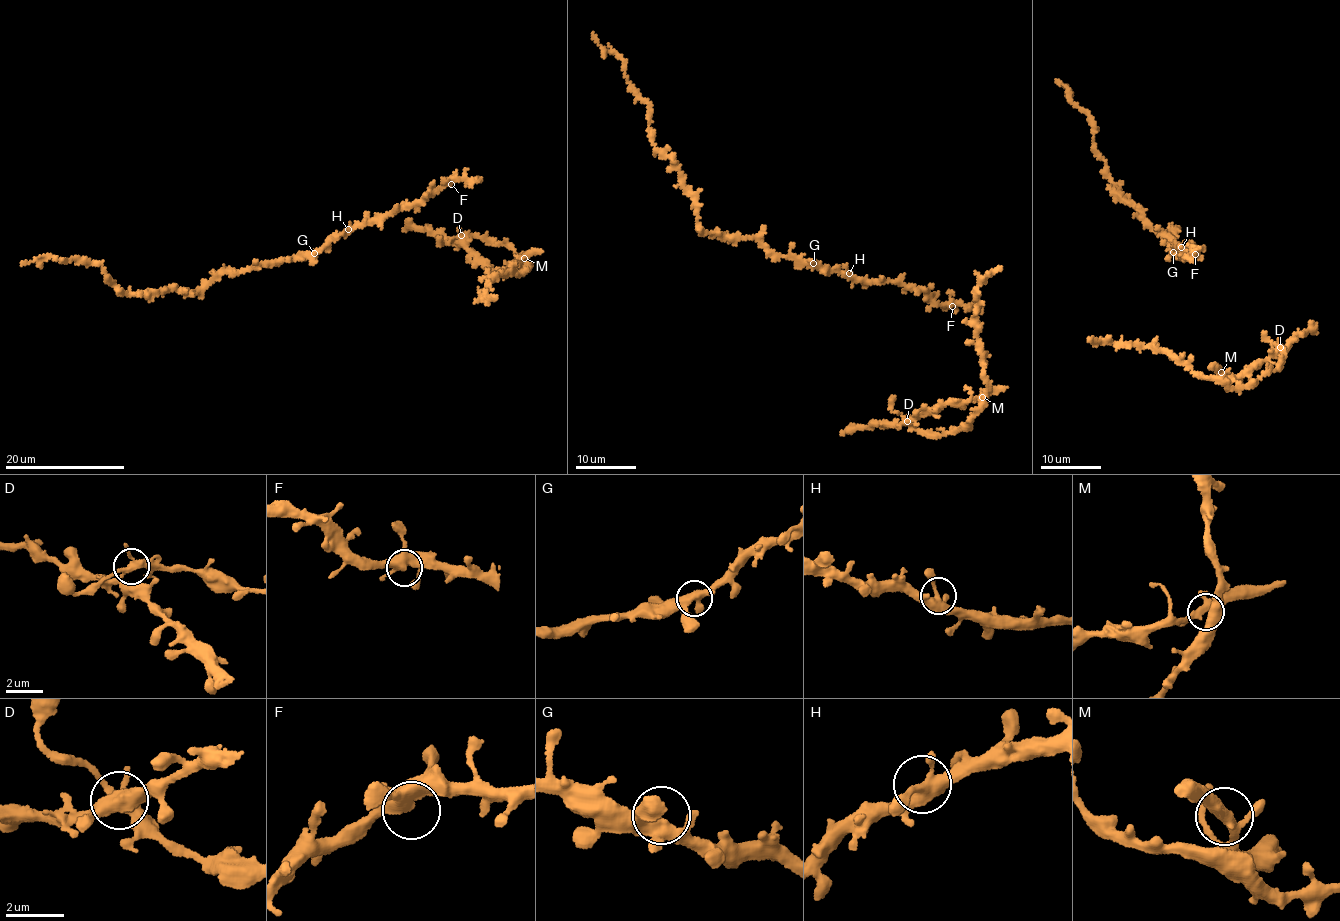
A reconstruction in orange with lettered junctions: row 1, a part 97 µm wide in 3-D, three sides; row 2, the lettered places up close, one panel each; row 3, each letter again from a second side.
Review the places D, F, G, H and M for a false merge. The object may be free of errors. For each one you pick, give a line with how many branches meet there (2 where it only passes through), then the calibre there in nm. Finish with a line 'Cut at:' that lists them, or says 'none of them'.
Cut at: none of them

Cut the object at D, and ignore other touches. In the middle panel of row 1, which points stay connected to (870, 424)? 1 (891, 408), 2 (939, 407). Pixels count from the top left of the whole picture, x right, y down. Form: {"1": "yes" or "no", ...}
{"1": "no", "2": "yes"}

